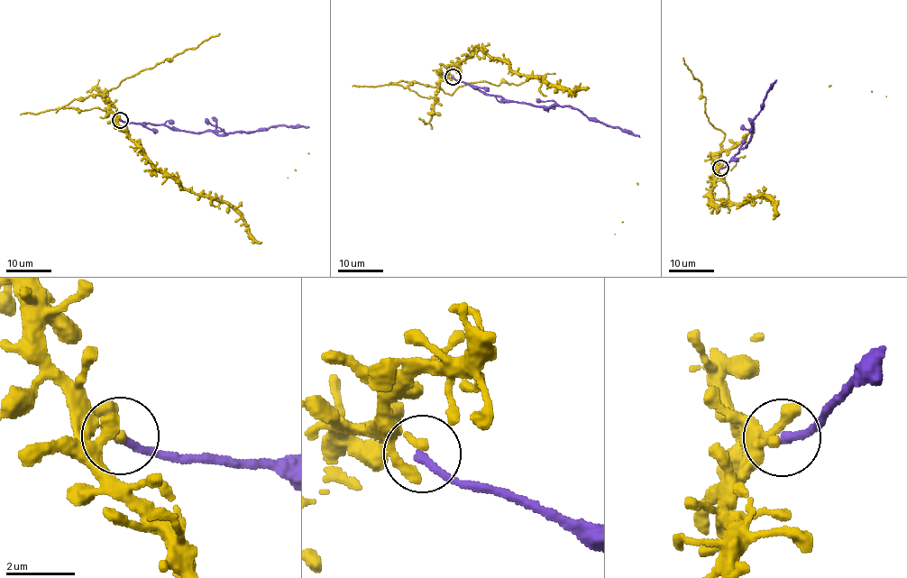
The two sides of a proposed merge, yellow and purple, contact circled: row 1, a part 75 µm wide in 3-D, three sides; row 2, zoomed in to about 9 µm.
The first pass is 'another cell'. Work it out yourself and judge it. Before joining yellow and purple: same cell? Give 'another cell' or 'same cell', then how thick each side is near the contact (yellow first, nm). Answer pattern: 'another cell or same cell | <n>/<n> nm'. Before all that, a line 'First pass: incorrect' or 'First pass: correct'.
First pass: correct
another cell | 240/280 nm

